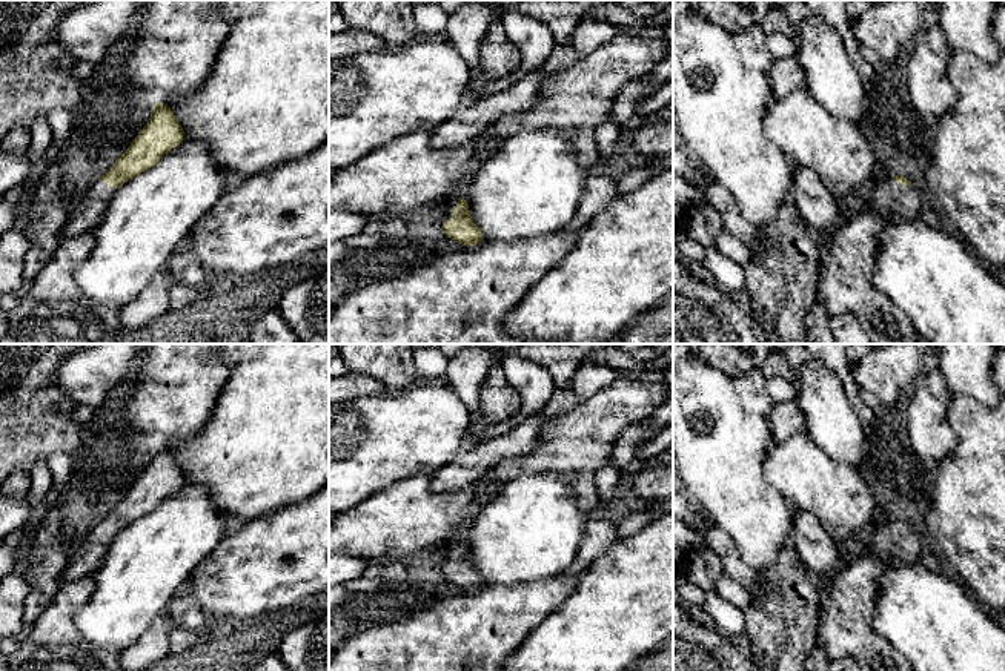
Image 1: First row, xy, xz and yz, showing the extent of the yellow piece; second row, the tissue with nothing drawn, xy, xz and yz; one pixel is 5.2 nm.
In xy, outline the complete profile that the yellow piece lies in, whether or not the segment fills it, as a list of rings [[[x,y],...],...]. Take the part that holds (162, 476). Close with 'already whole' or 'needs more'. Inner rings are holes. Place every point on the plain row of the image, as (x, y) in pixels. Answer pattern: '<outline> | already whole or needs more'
[[[155,445],[151,462],[112,511],[77,537],[77,550],[68,560],[60,583],[94,576],[115,534],[155,510],[164,497],[183,485],[183,481],[184,474],[171,451]]] | needs more

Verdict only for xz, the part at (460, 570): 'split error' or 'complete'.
split error

